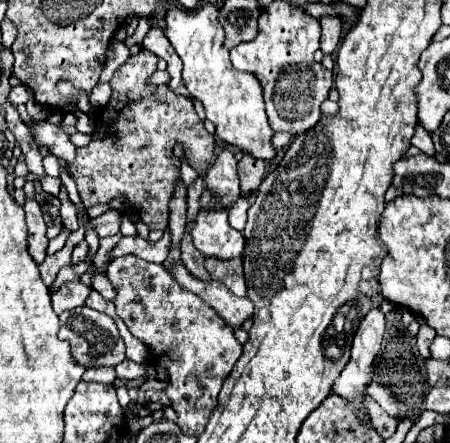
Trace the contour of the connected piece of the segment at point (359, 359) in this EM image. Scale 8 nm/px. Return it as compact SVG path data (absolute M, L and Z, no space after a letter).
M374 308L372 312L366 314L366 318L362 320L354 340L352 340L352 356L350 362L346 364L346 368L340 372L340 376L336 378L336 382L332 384L332 394L344 398L346 402L352 404L352 410L356 414L356 418L360 420L360 424L368 424L370 416L368 416L368 408L364 406L364 396L366 396L366 386L372 382L372 374L374 374L374 360L378 356L380 344L382 344L382 336L384 336L384 314Z

